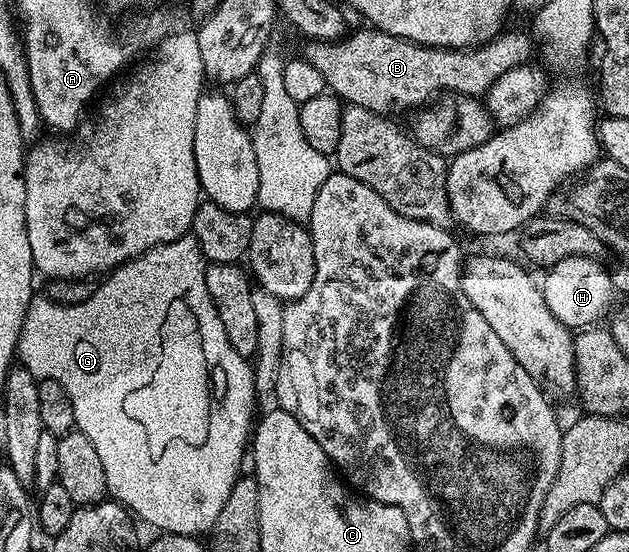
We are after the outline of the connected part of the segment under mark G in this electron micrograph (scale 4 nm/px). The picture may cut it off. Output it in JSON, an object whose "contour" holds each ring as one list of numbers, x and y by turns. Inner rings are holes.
{"contour":[[188,234,173,242,158,244,155,248,119,265,104,279,108,280,103,285,100,283,92,296,85,298,80,304,58,304,47,299,46,295,36,295,25,314,23,329,19,335,18,363,28,368,37,378,50,378,65,386,65,394,69,394,73,402,75,428,83,432,85,438,89,438,89,442,93,442,97,455,101,458,110,499,118,500,128,512,140,521,143,519,145,523,159,528,155,530,163,534,172,532,186,536,199,534,202,528,214,528,217,514,221,506,225,506,225,498,229,498,229,490,233,490,235,481,241,475,239,463,243,460,243,451,246,448,248,451,249,437,253,432,253,417,256,415,255,370,248,357,237,354,237,350,229,346,229,338,225,338,225,326,221,326,221,318,211,305,209,290,205,286,207,266,208,261,203,259,203,252,193,235]]}

